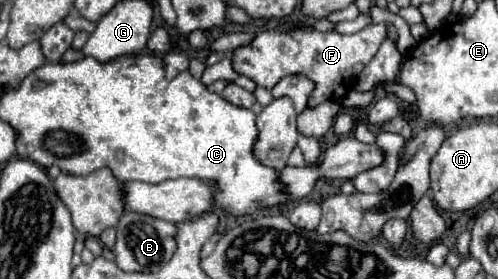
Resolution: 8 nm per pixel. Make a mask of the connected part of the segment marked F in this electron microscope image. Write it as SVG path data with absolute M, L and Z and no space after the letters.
M386 23L368 25L358 33L342 35L336 31L320 33L320 31L280 31L268 29L258 33L248 45L234 49L232 53L232 67L236 73L250 77L256 85L264 89L272 89L282 77L302 73L316 83L308 99L308 107L316 107L328 99L340 101L352 87L358 73L364 65L376 55L380 43L386 37Z

